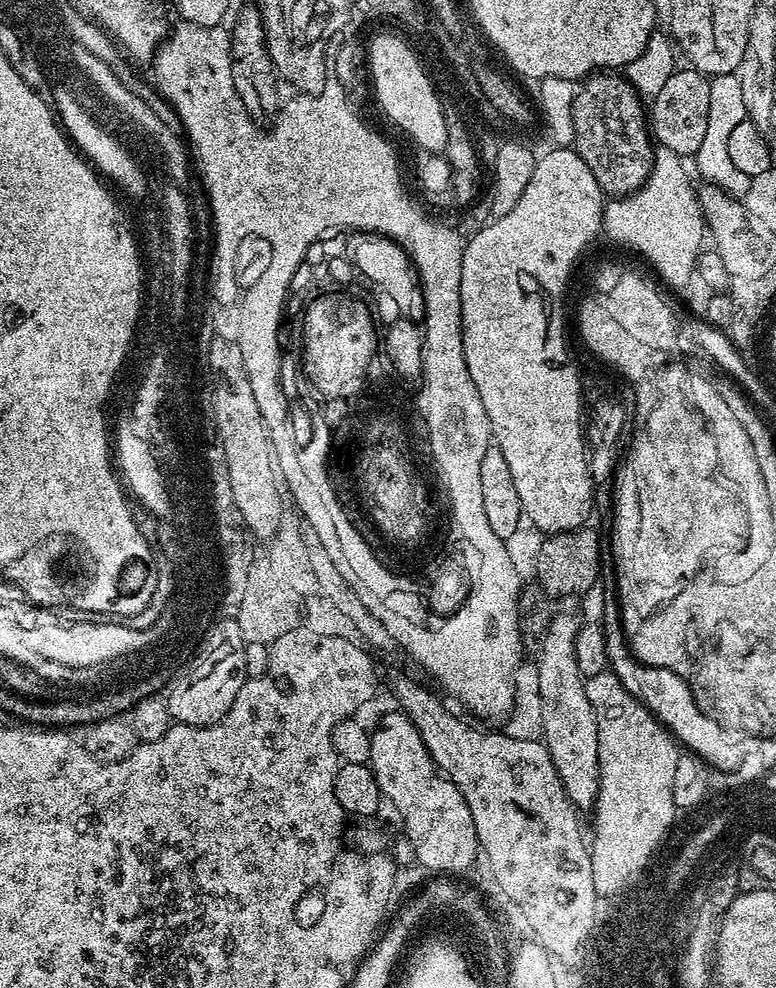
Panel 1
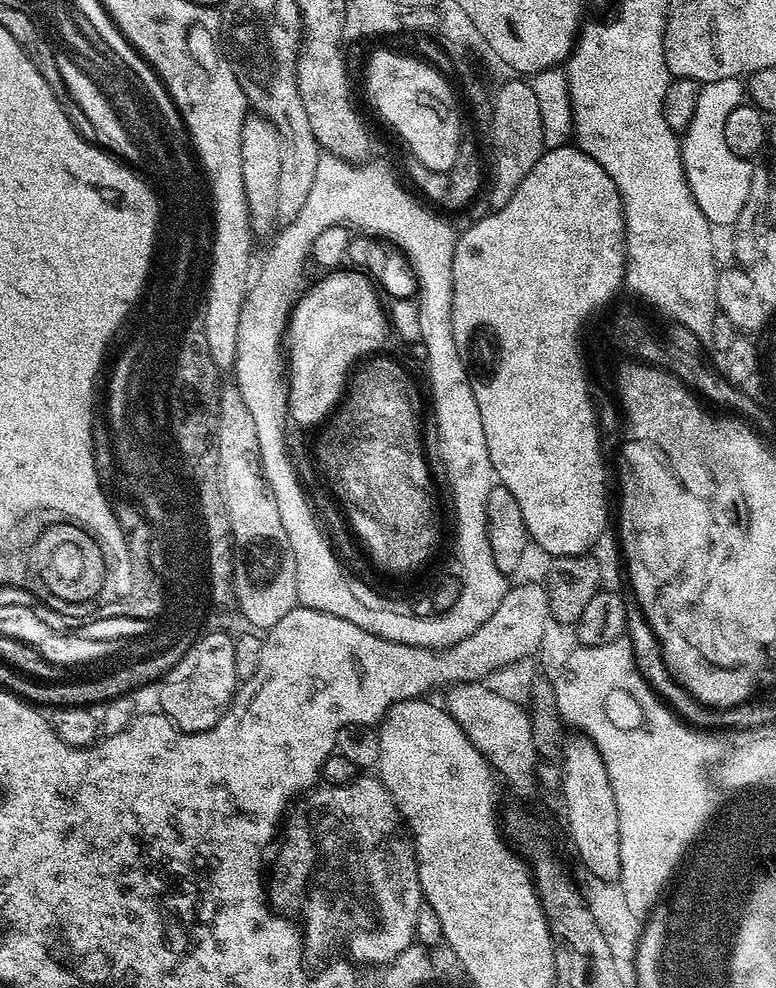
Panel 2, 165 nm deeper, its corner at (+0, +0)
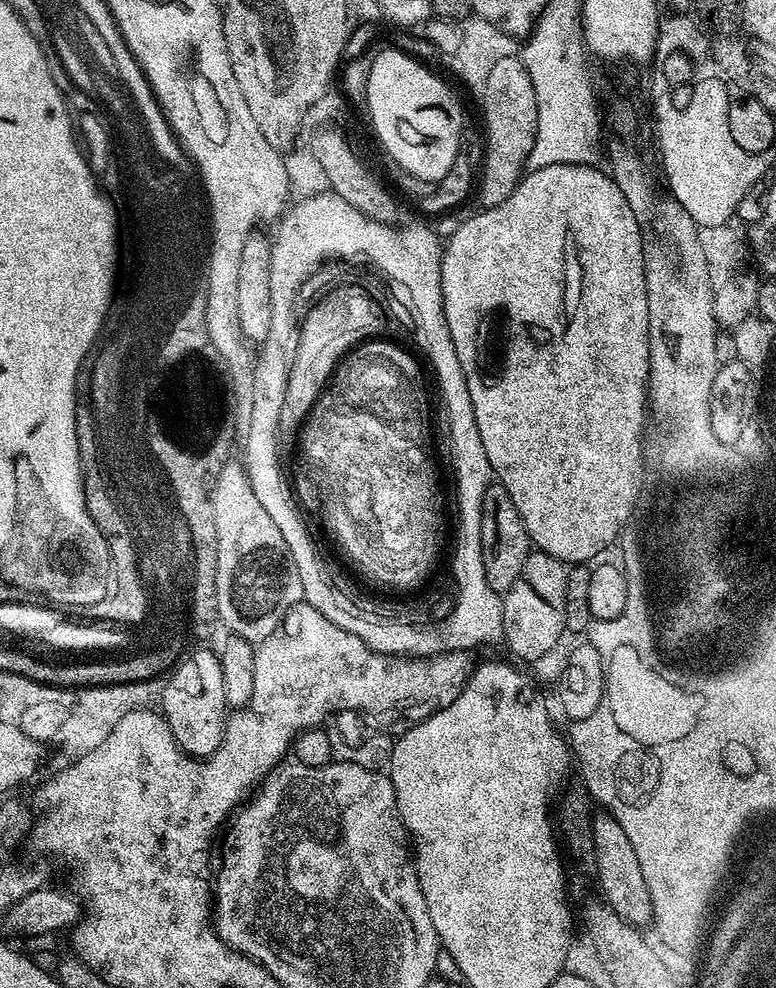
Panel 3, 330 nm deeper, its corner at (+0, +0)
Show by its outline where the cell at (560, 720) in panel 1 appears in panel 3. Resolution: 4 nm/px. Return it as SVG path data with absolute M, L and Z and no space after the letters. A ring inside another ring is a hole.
M600 814L592 821L592 833L594 834L594 854L596 855L596 875L595 883L600 883L600 892L604 903L613 908L614 914L628 924L635 926L648 926L652 922L652 903L650 902L650 892L646 890L646 880L642 878L642 866L638 866L638 858L634 855L634 846L630 846L630 838L626 838L626 833L622 826L613 816Z

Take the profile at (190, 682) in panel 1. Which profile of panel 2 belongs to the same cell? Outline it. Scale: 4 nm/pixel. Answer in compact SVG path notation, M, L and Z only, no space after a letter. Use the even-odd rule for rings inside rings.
M227 631L205 632L193 640L179 662L159 681L163 712L181 732L205 732L232 707L238 677L234 670L234 639Z

